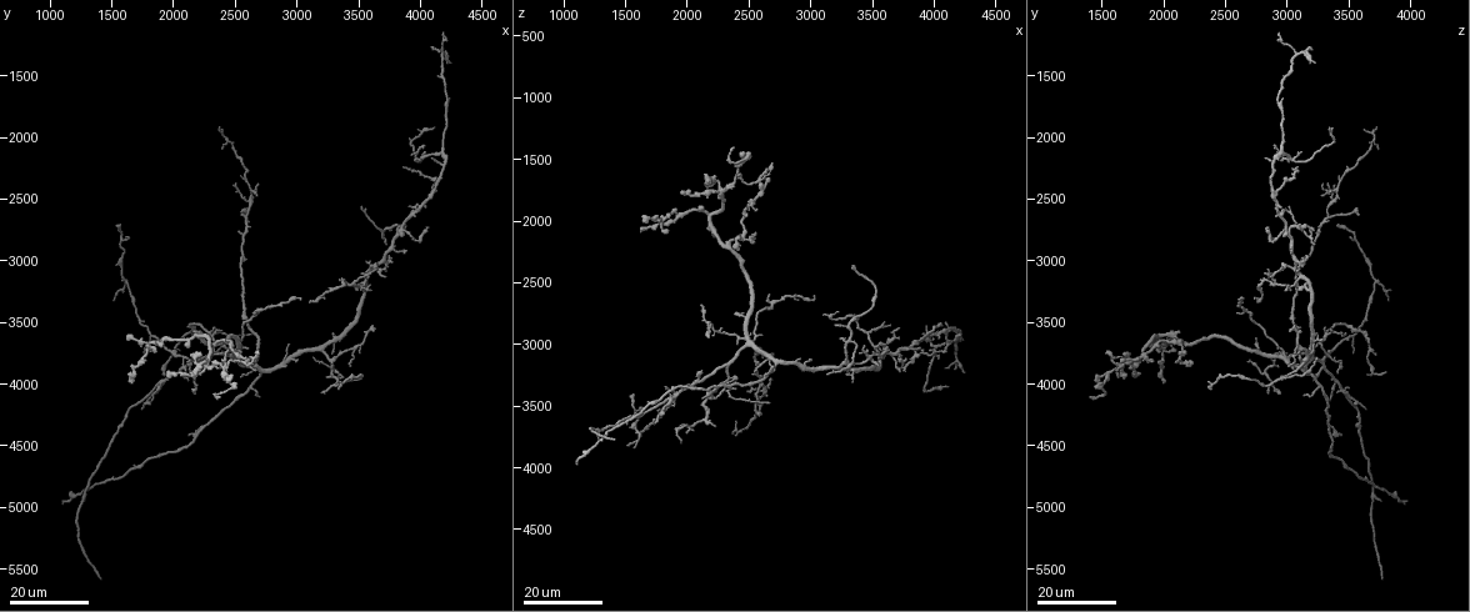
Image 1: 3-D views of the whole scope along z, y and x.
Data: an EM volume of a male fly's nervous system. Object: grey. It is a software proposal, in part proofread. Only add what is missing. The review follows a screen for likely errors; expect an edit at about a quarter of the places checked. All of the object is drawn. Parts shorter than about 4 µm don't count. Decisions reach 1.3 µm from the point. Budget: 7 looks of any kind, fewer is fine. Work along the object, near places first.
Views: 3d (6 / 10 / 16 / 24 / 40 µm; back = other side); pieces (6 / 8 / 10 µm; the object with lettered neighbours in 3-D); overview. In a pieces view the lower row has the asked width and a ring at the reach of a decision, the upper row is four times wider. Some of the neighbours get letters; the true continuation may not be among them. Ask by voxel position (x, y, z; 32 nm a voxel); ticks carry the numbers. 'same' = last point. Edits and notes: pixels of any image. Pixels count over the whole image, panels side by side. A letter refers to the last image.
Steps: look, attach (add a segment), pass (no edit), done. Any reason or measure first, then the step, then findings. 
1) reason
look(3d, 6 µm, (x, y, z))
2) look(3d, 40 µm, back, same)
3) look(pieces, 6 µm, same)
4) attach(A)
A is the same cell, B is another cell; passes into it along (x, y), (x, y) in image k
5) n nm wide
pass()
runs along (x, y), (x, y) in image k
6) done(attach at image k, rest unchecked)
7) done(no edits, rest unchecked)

free end
look(3d, 24 µm, (1420, 5580, 3780))

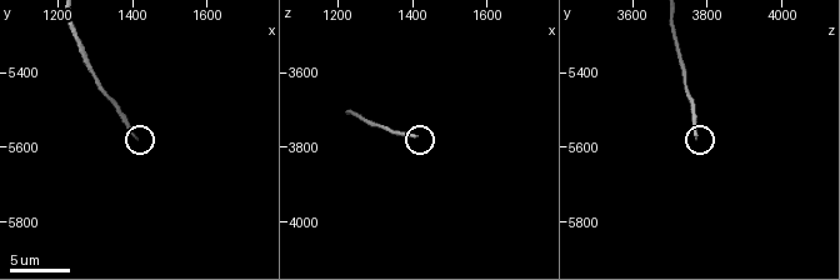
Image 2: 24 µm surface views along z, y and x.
look(pieces, 10 µm, (1420, 5570, 3780))

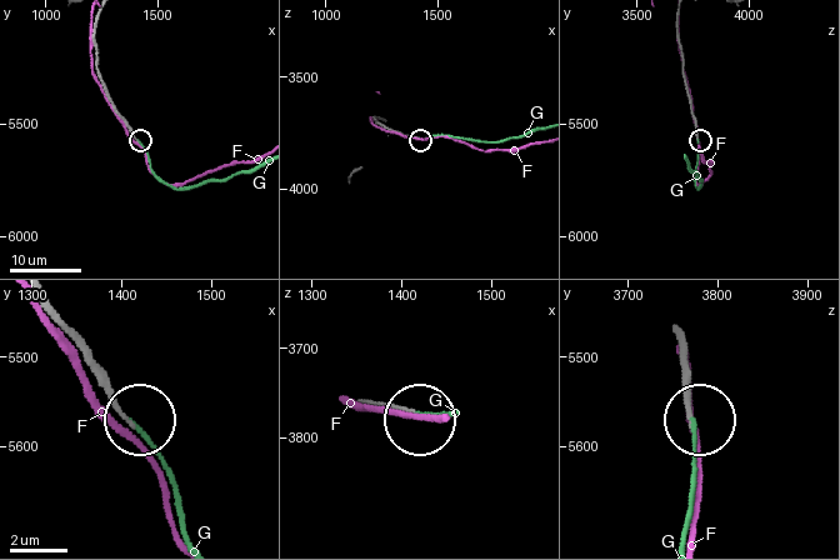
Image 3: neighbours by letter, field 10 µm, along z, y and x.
140 nm wide
attach(G)
G is the same cell, F is another cell; passes into it along (678, 343), (693, 421), (685, 534) in image 3; the neuron continues

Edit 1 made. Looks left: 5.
tapers out
look(3d, 24 µm, (1120, 4920, 3960))

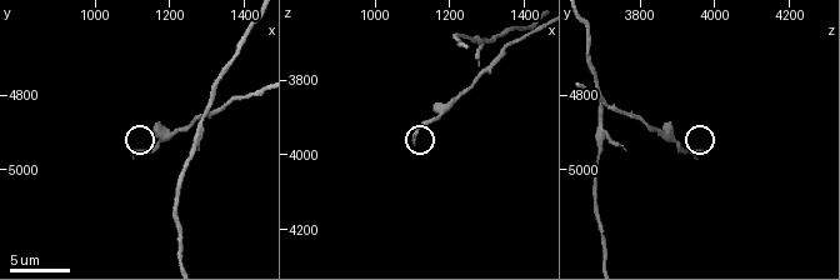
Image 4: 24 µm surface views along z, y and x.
look(pieces, 8 µm, (1110, 4950, 3970))

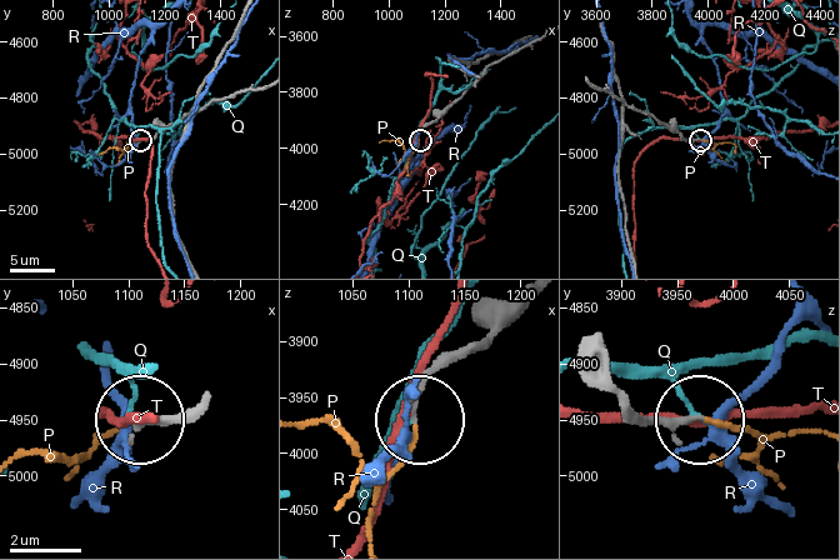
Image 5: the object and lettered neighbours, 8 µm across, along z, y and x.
attach(P)
P is the same cell, Q, R and T are other cells; passes into it along (155, 135), (100, 154) in image 5; it goes on there

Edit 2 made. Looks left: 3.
branch stops here
look(3d, 24 µm, (3220, 4060, 2860))

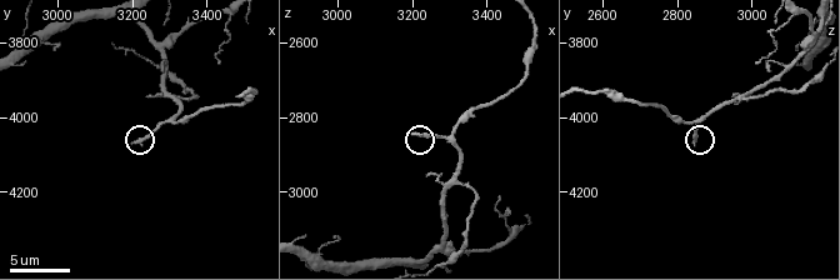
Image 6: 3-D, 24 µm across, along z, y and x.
what lies round it
look(pieces, 6 µm, (3200, 4070, 2840))

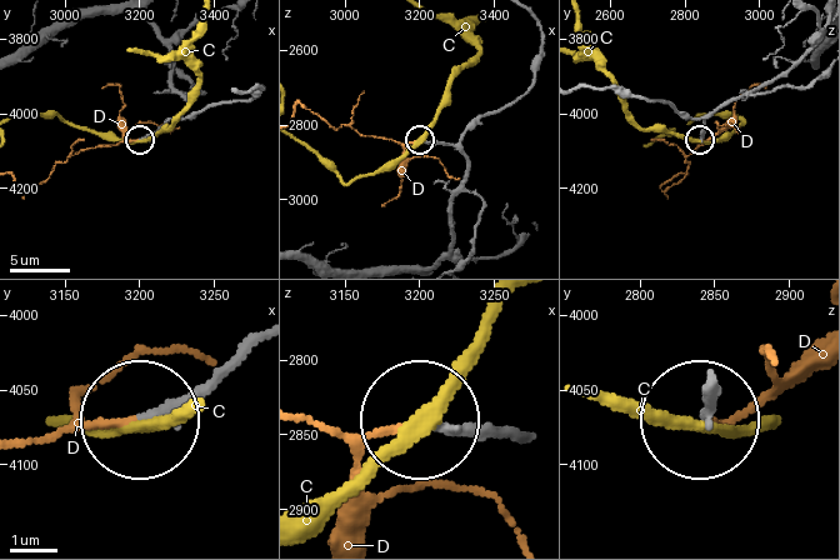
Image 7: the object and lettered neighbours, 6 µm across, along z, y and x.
210 nm wide
attach(D)
D is the same cell, C is another cell; passes into it along (503, 438), (424, 425), (348, 438), (300, 421) in image 7; the neuron continues

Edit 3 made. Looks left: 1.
done(attach at image 3, attach at image 5, attach at image 7, rest unchecked)

